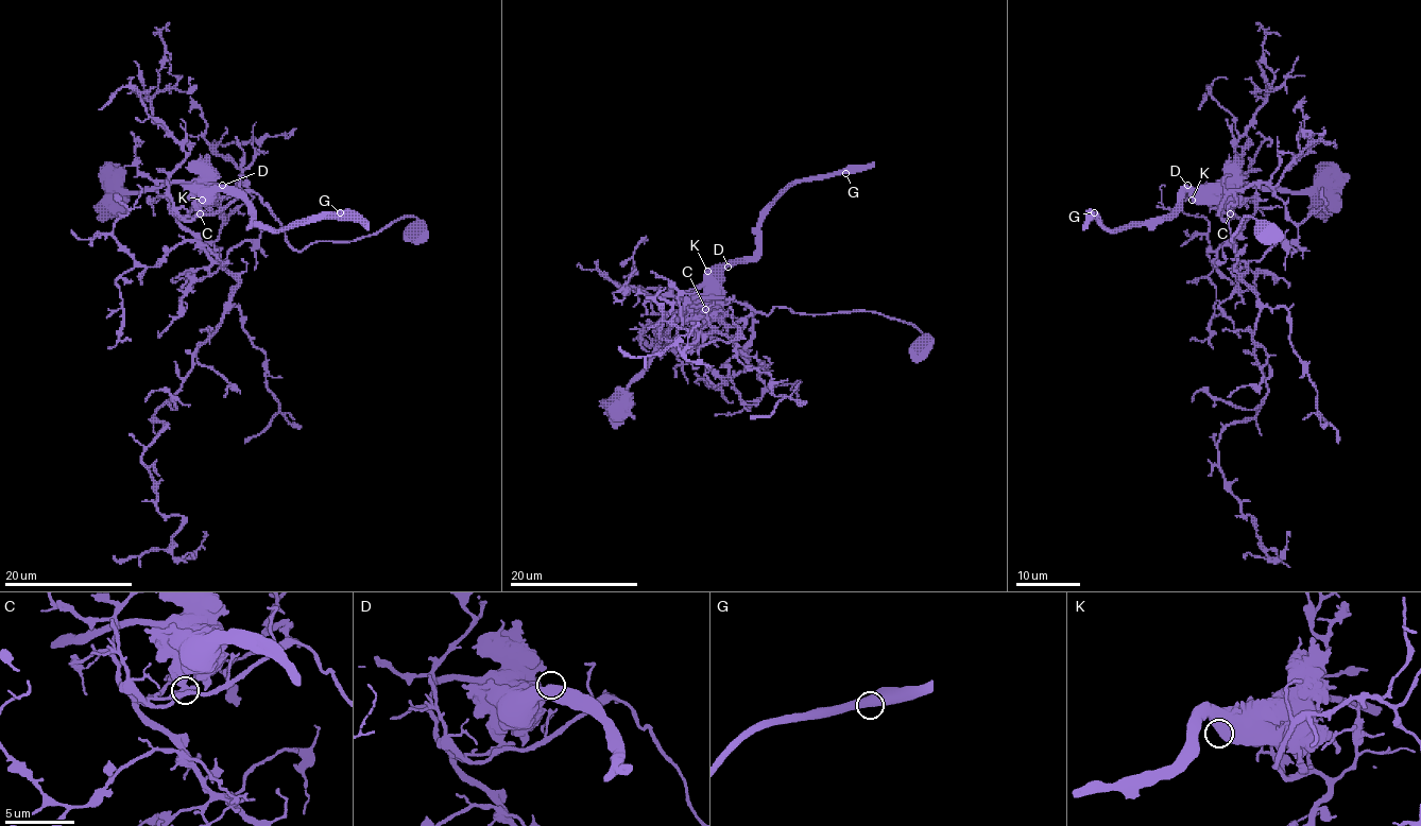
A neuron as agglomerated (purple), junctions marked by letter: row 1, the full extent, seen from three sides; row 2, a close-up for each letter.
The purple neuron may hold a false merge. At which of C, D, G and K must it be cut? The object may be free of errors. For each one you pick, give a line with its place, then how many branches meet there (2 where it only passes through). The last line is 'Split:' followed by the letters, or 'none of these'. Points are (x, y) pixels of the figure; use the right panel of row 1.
C: Place: (1230, 213). Branches: 2
Split: C

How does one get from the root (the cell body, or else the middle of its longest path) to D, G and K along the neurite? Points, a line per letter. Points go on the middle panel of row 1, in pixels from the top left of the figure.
D: (921, 346), (916, 327), (874, 311), (776, 306), (766, 316), (724, 303), (728, 267)
G: (921, 346), (874, 311), (721, 299), (762, 214), (790, 186), (845, 173)
K: (921, 346), (924, 336), (916, 327), (874, 311), (802, 314), (776, 306), (766, 316), (723, 303), (707, 271)

